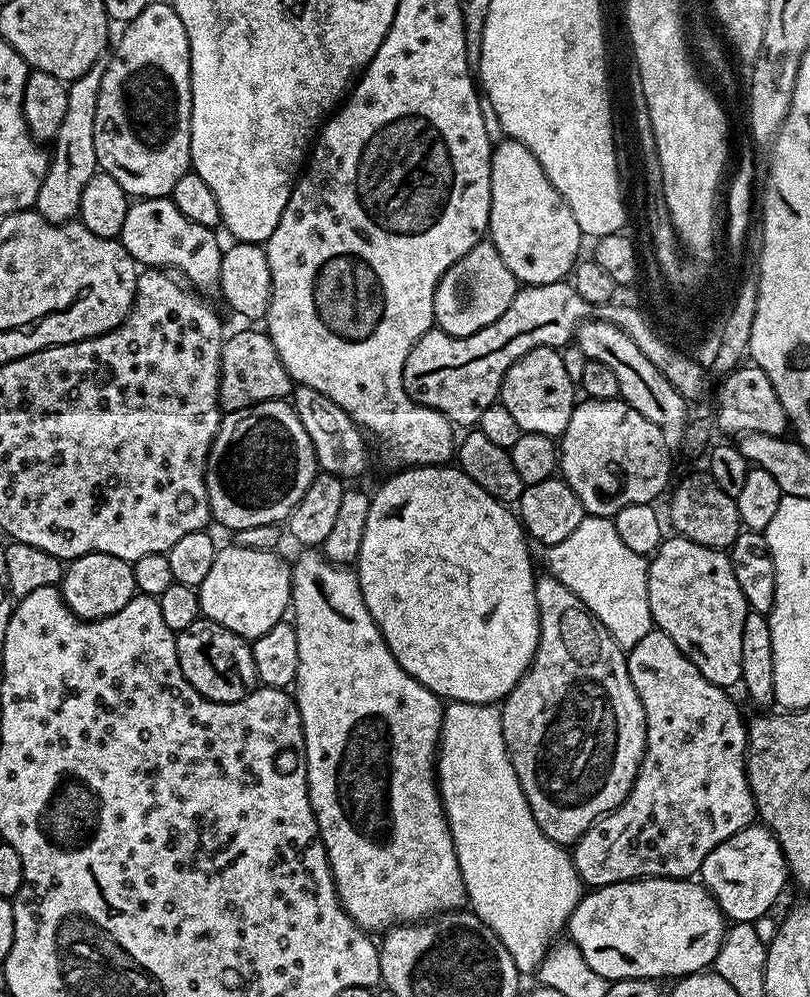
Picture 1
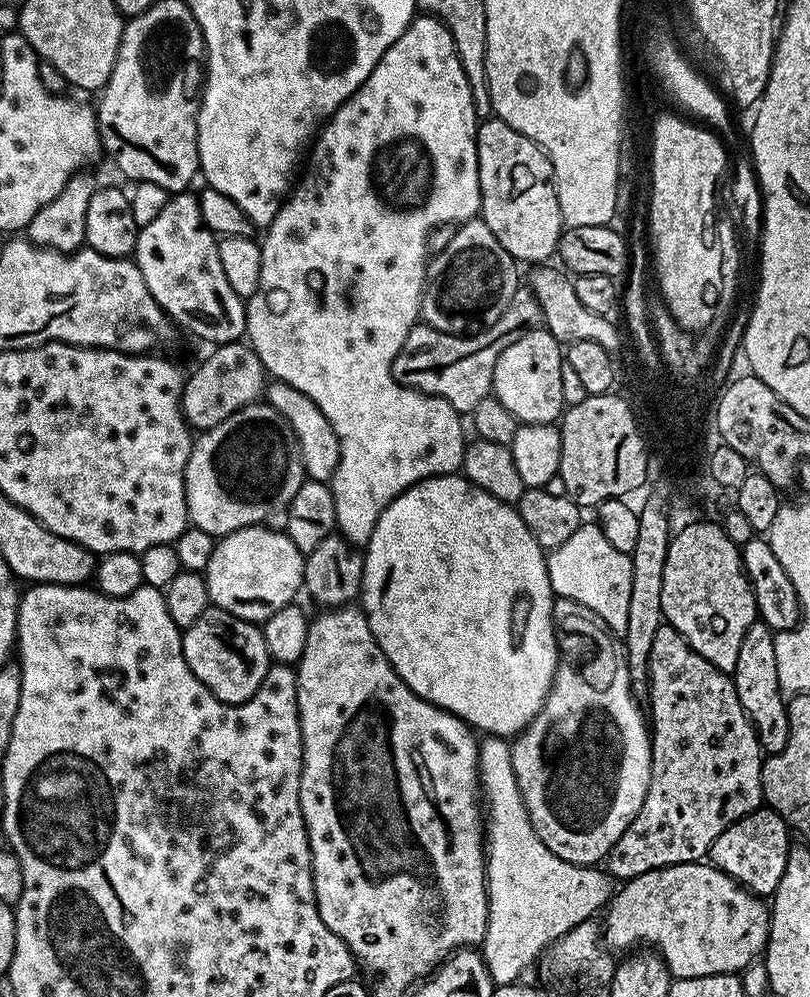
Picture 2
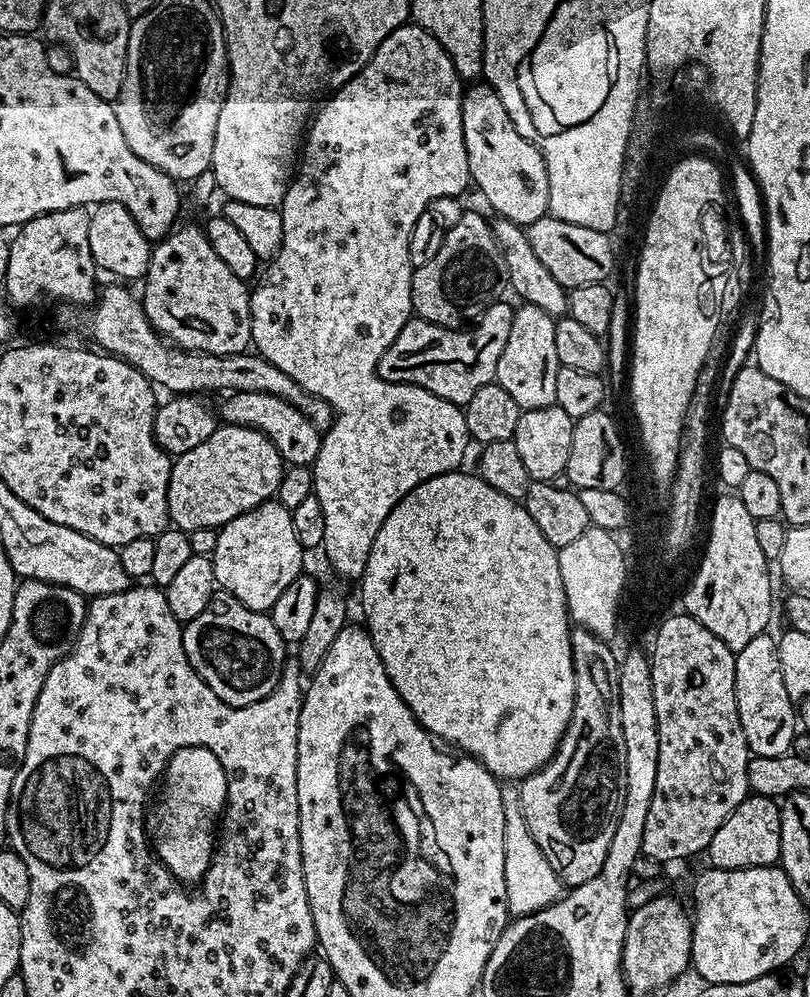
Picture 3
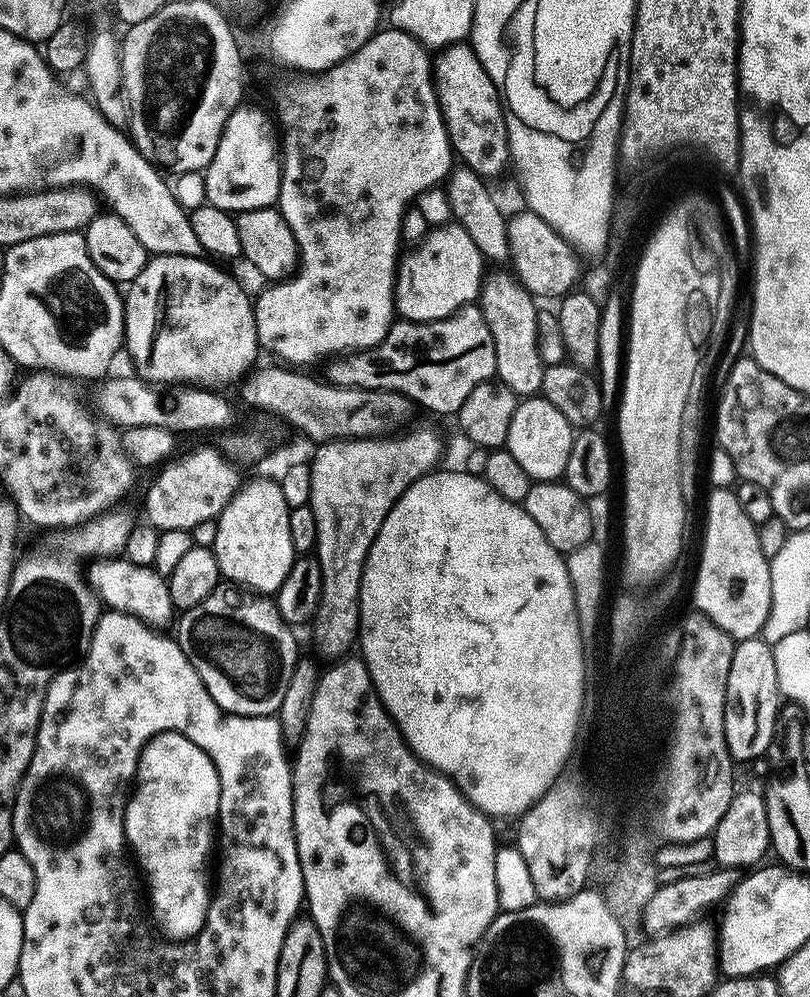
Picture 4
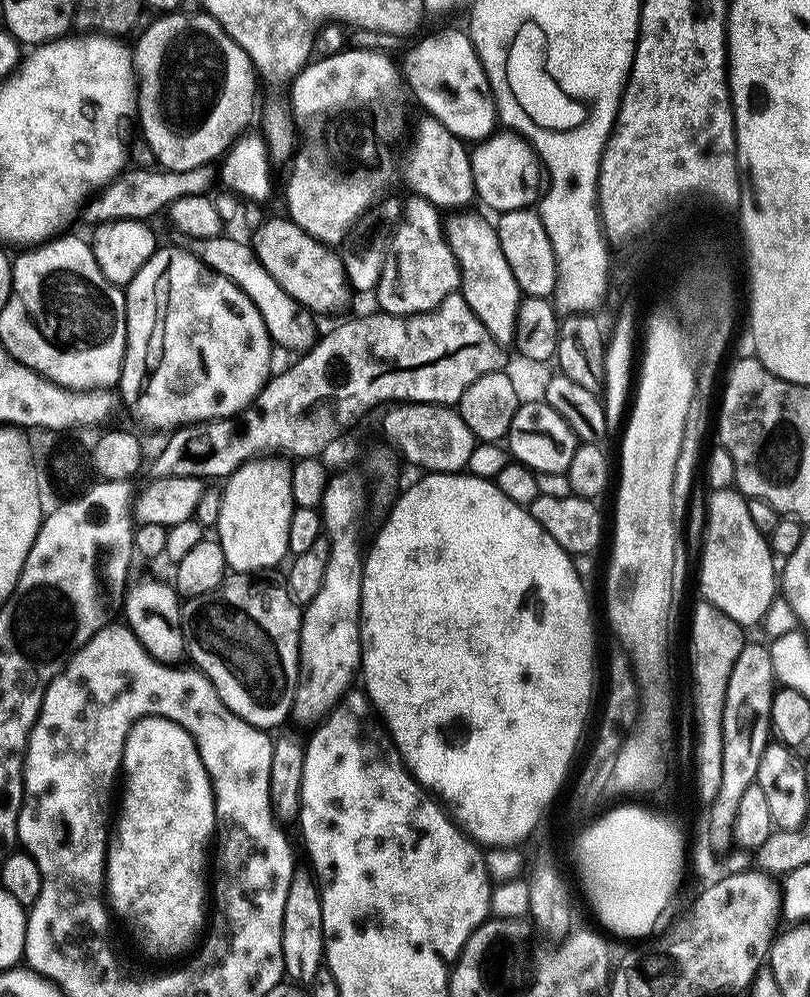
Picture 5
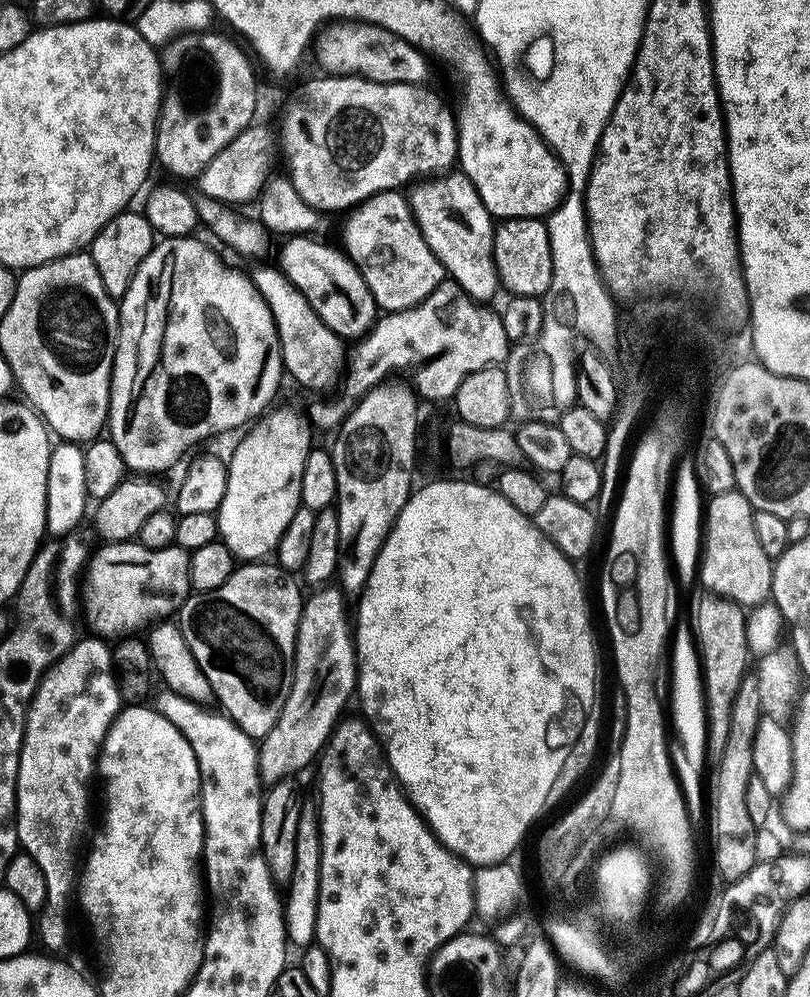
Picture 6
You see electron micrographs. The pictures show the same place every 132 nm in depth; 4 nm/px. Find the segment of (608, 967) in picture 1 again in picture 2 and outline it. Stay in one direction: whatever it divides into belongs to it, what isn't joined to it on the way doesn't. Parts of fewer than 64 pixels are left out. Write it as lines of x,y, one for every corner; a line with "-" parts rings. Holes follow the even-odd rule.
697,862
655,868
623,881
603,913
602,925
605,946
613,953
624,954
637,946
647,946
659,953
671,975
680,980
742,973
767,948
769,919
769,905
755,892
737,884
711,862

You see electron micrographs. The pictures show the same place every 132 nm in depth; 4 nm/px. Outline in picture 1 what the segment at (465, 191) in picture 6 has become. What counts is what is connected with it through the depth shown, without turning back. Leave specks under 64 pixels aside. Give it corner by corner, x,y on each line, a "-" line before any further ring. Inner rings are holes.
535,348
530,350
530,354
522,354
522,358
506,370
498,400
506,406
506,410
510,410
521,432
559,438
563,436
570,422
570,414
577,406
578,388
570,374
566,374
566,366
562,366
557,349

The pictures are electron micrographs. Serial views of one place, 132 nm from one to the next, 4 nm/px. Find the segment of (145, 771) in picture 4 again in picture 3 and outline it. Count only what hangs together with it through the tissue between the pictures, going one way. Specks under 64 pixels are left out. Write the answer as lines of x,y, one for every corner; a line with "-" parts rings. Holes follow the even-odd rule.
180,748
168,760
159,792
160,801
151,805
146,816
146,831
151,847
177,882
185,886
195,885
203,880
206,870
212,865
214,845
218,839
218,821
224,811
224,805
228,803
228,779
222,770
222,762
218,762
218,758
209,748

